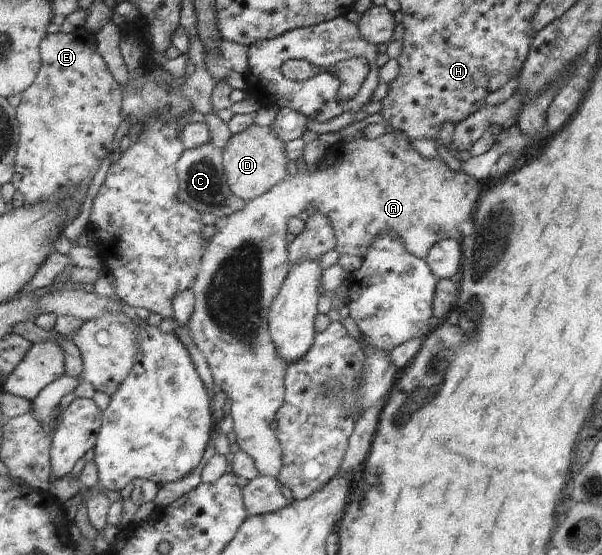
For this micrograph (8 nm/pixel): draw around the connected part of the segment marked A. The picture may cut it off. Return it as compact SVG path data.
M385 133L376 139L363 136L351 142L337 142L328 148L317 170L301 165L294 176L287 175L281 184L267 194L249 201L241 212L217 218L214 223L216 231L201 263L200 275L193 284L195 312L188 327L195 344L211 365L215 384L230 400L236 443L241 451L253 457L261 476L279 480L279 470L284 467L284 450L269 425L276 420L277 412L285 404L285 383L290 365L281 358L281 352L277 352L267 318L291 268L291 263L285 264L285 238L289 220L295 216L299 218L303 212L313 214L316 211L327 216L335 230L335 250L340 255L349 254L363 259L381 232L395 230L409 252L426 259L429 251L442 240L455 239L461 242L461 224L472 220L480 203L479 198L479 179L467 173L453 172L443 160L427 160L417 152L409 139Z

